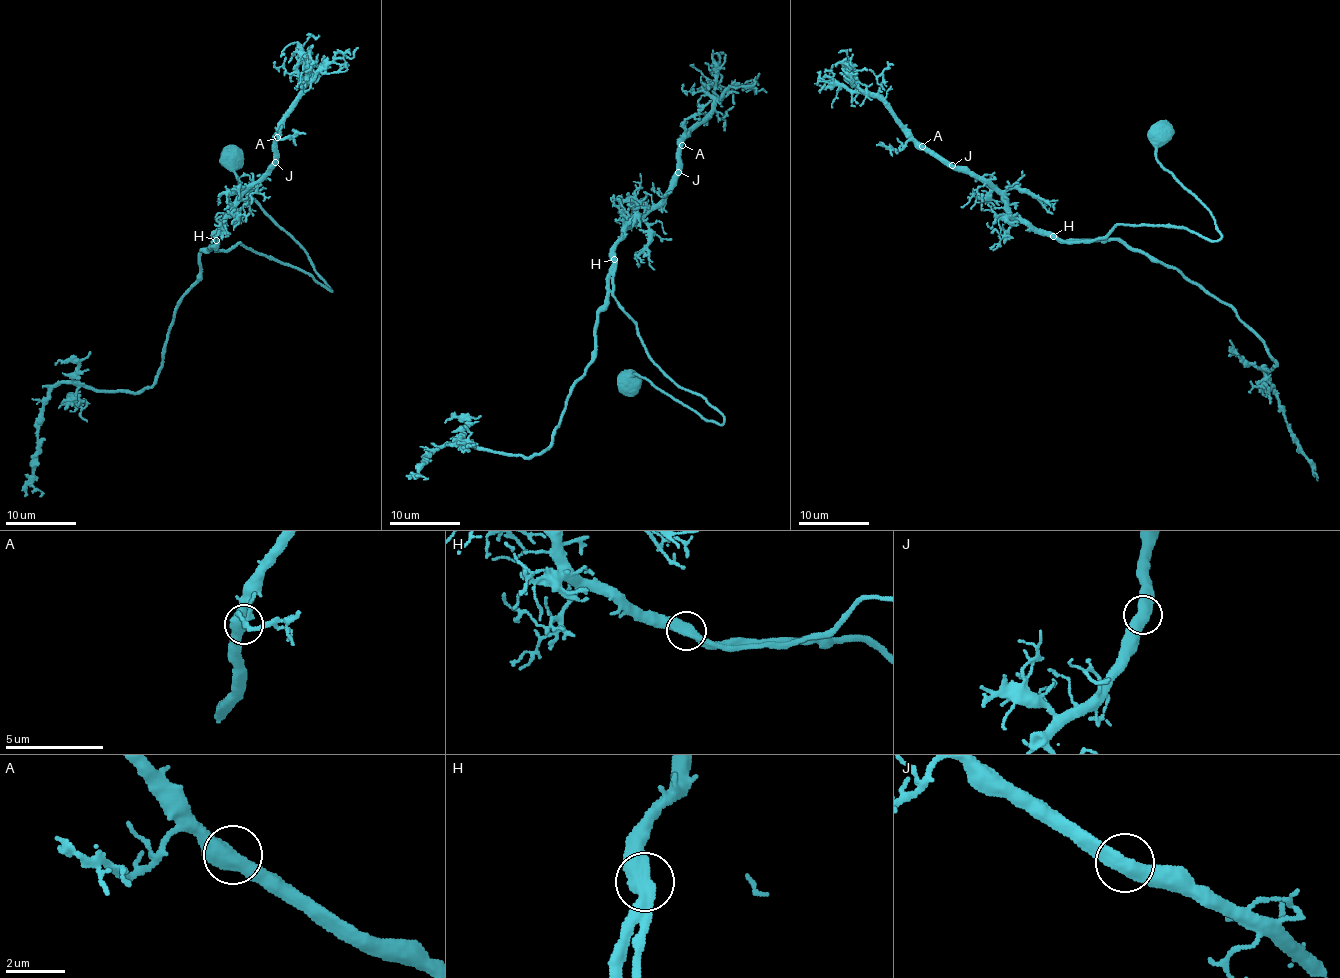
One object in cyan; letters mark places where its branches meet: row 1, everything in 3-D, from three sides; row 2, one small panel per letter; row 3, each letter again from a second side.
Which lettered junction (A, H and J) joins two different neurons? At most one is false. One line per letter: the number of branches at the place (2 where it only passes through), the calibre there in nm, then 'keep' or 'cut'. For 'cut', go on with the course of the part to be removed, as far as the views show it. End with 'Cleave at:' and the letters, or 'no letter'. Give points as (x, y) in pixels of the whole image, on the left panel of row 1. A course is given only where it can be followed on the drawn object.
A: branches 2; calibre 550 nm; keep
H: branches 2; calibre 550 nm; keep
J: branches 2; calibre 550 nm; keep
Cleave at: no letter

